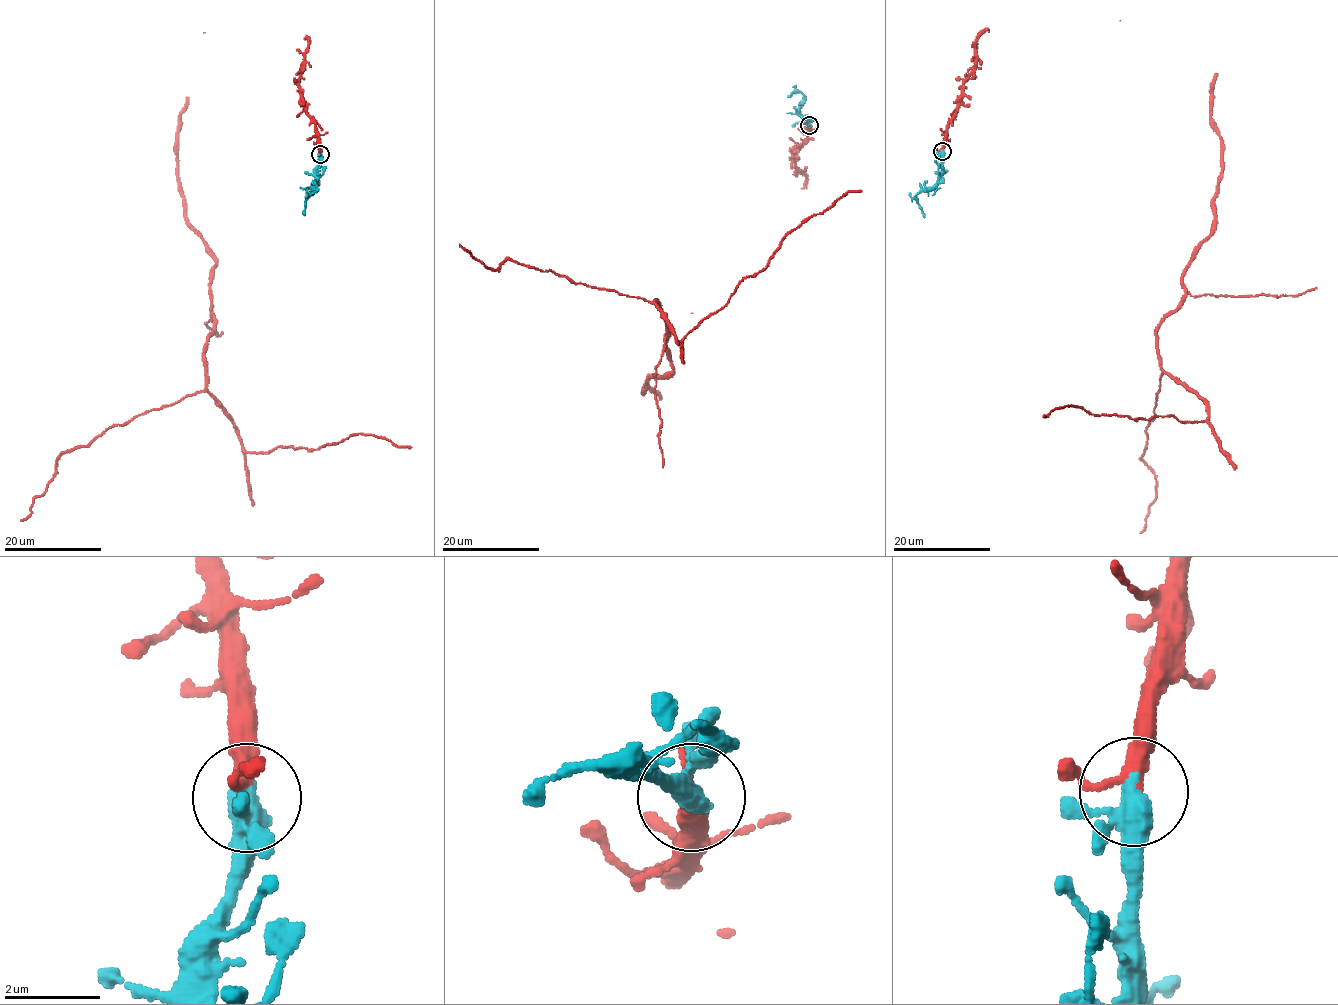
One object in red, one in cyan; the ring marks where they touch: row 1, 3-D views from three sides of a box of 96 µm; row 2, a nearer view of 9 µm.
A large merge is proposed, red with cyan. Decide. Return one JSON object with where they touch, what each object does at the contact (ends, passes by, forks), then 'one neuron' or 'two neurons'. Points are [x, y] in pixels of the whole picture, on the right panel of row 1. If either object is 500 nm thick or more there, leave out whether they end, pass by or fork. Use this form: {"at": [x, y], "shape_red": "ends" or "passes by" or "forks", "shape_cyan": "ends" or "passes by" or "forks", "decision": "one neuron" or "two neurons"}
{"at": [942, 151], "shape_red": "passes by", "shape_cyan": "forks", "decision": "one neuron"}

